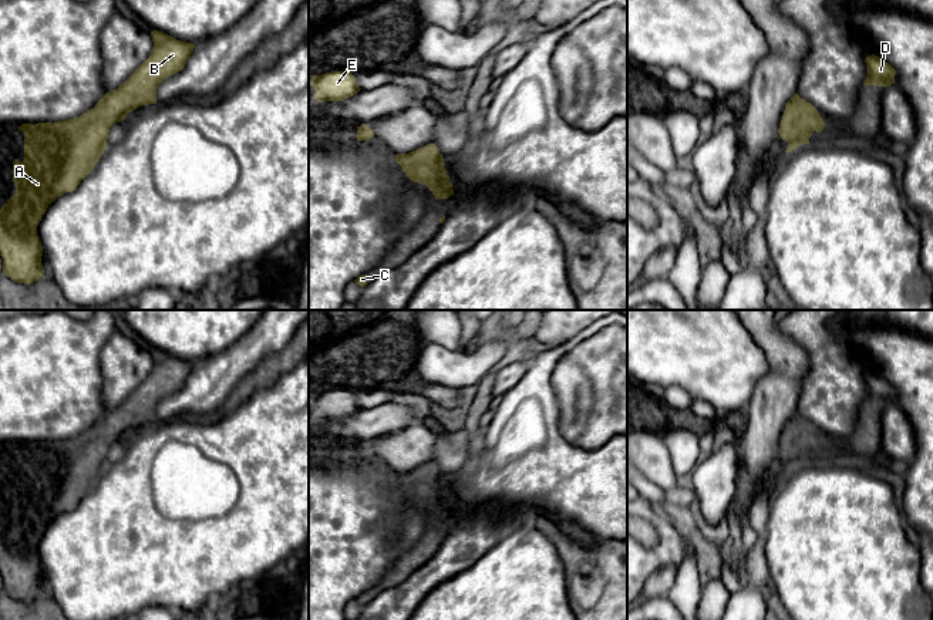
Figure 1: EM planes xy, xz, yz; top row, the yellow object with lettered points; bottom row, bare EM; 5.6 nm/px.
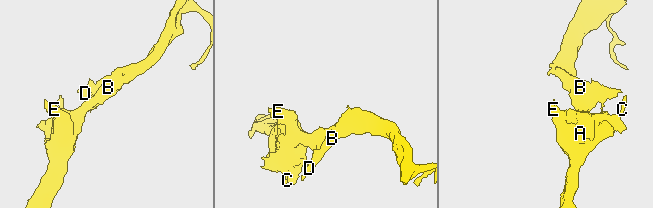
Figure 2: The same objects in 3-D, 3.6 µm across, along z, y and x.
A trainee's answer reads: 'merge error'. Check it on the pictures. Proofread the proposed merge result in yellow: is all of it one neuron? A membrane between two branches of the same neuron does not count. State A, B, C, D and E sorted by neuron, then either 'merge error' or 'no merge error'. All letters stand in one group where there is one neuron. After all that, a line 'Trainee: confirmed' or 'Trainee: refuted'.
A B C D E | no merge error
Trainee: refuted

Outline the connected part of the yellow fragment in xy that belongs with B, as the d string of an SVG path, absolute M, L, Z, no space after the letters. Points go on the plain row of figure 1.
M151 350L154 360L149 375L117 408L105 412L94 427L82 434L58 441L23 442L24 479L14 478L13 501L16 512L0 529L0 574L3 592L13 600L30 603L43 593L43 566L37 545L48 523L58 515L75 509L94 488L107 466L110 447L124 439L127 432L148 422L156 422L156 407L168 395L183 388L195 363L176 358L162 350Z

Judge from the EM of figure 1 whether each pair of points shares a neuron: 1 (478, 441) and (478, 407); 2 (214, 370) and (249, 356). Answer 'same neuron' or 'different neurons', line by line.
1: same neuron
2: same neuron

